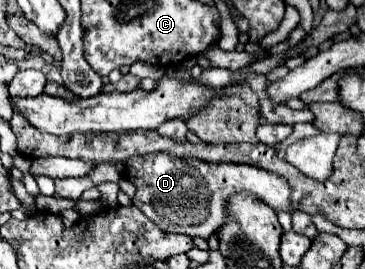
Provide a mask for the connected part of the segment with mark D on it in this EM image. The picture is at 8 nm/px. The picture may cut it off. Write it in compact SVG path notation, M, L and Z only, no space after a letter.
M152 153L132 157L126 169L128 181L136 185L132 203L148 215L164 233L184 233L190 237L208 239L226 221L228 199L236 193L248 191L264 201L274 211L292 213L292 187L282 175L252 165L210 165L196 159L180 159L166 153Z

